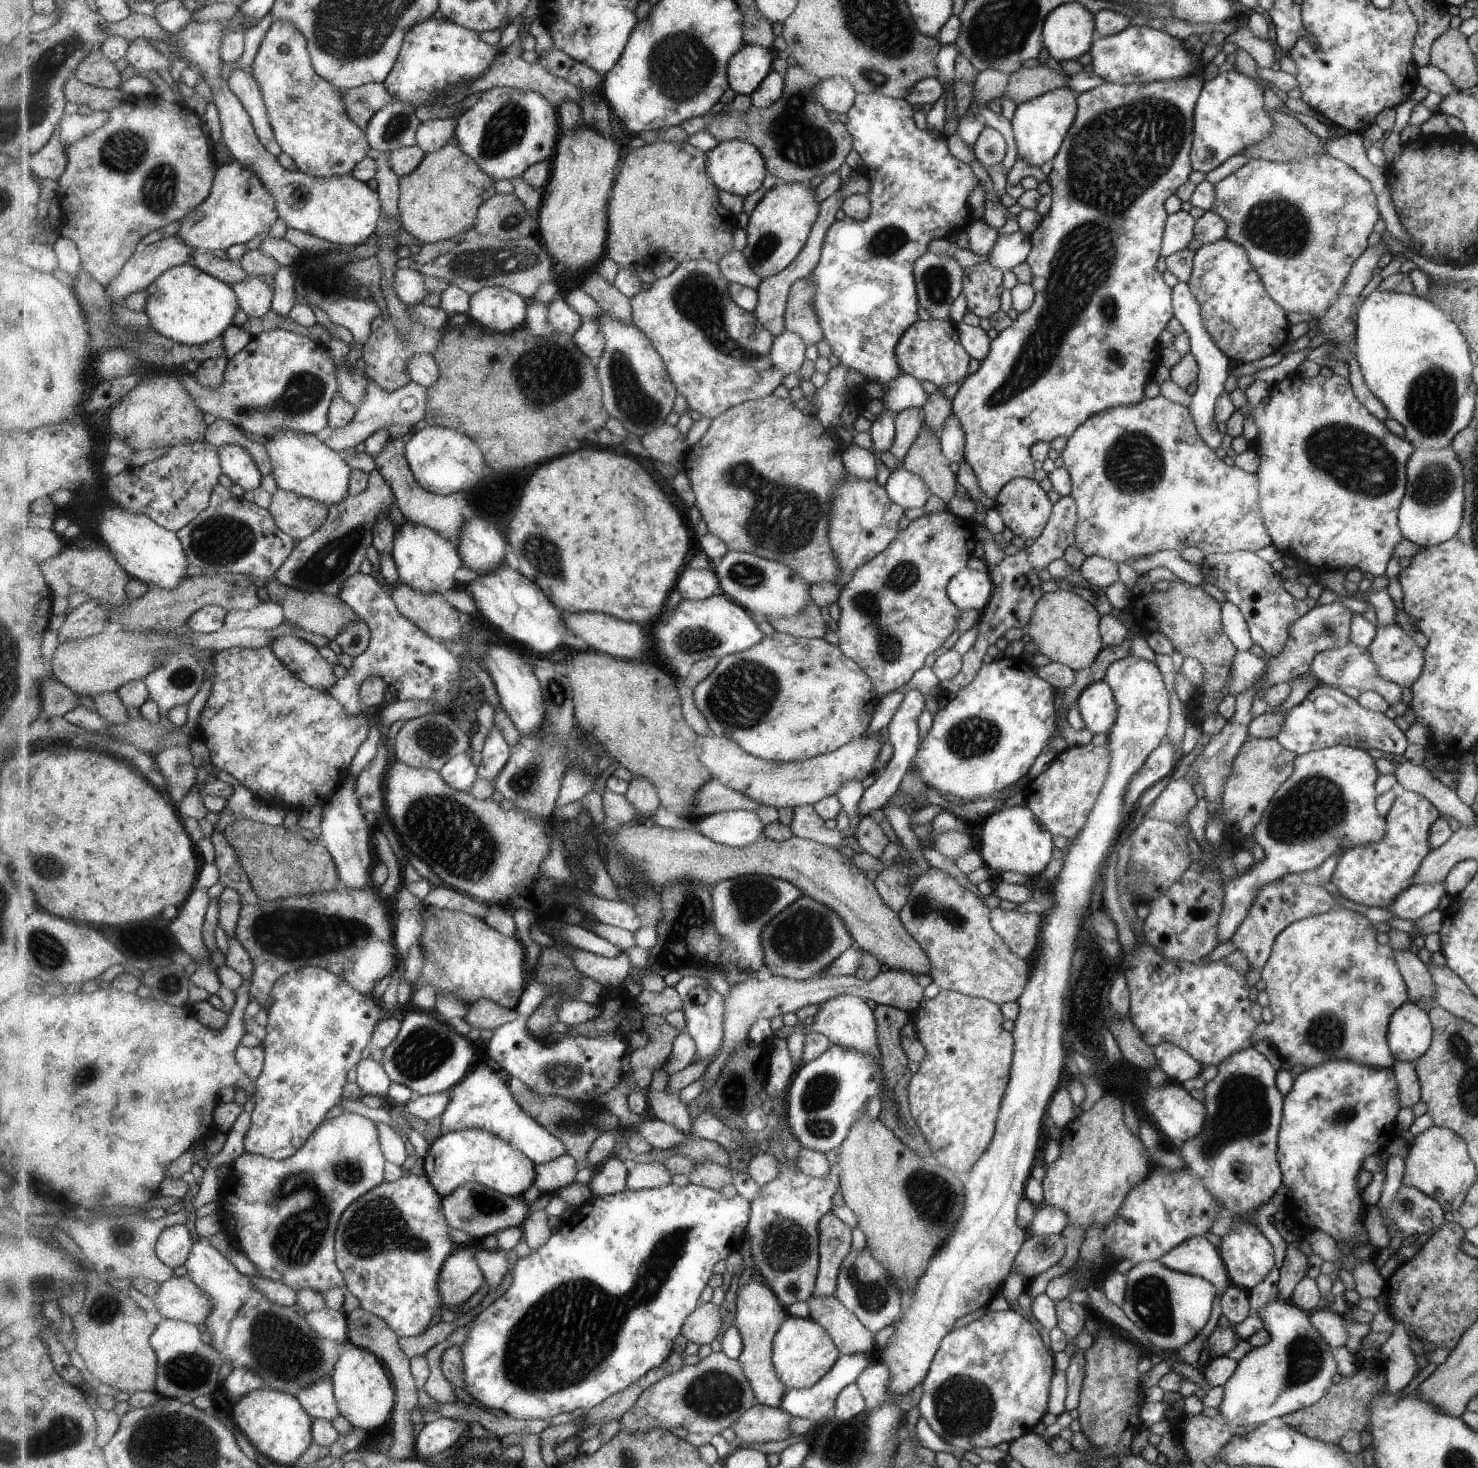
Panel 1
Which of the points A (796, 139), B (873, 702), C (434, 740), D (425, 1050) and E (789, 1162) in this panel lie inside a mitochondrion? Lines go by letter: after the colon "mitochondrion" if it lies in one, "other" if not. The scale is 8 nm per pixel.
A: mitochondrion
B: other
C: mitochondrion
D: mitochondrion
E: other

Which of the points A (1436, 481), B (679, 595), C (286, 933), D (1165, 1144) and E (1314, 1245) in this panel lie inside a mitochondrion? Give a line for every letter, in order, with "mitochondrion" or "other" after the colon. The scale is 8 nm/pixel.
A: mitochondrion
B: other
C: mitochondrion
D: other
E: other

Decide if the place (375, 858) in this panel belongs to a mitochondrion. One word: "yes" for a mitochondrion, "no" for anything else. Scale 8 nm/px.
no

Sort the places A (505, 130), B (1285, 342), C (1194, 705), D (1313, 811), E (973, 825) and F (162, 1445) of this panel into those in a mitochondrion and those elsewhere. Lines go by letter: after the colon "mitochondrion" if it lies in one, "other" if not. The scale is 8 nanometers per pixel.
A: mitochondrion
B: other
C: other
D: mitochondrion
E: other
F: mitochondrion

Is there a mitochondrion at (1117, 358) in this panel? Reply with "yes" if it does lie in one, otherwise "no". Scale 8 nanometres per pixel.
yes

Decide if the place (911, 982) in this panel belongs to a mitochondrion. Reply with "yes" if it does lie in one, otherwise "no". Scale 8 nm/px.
no

